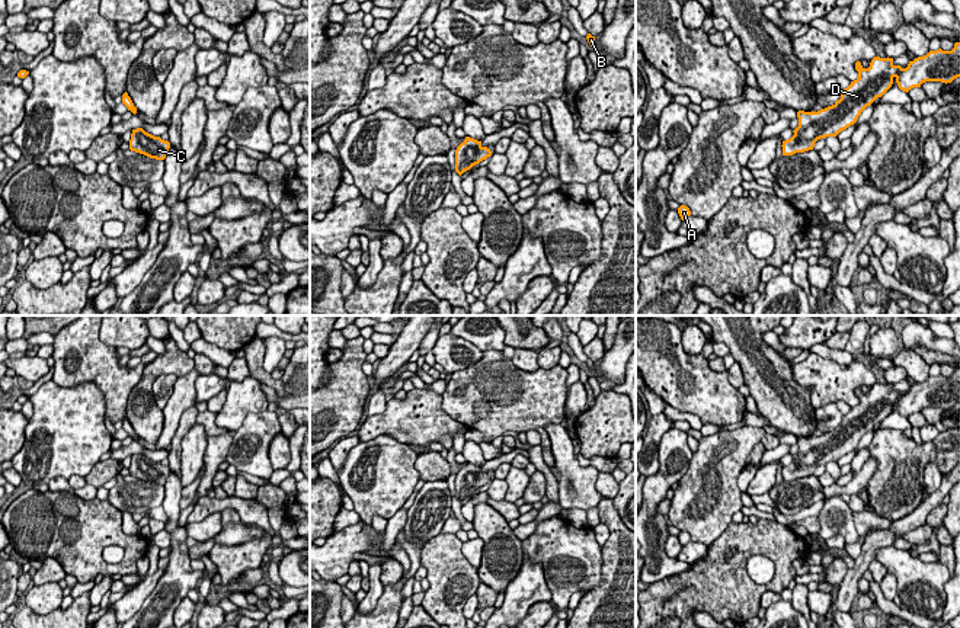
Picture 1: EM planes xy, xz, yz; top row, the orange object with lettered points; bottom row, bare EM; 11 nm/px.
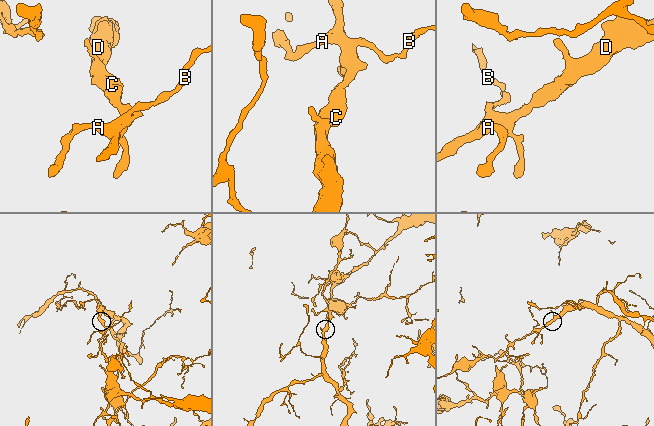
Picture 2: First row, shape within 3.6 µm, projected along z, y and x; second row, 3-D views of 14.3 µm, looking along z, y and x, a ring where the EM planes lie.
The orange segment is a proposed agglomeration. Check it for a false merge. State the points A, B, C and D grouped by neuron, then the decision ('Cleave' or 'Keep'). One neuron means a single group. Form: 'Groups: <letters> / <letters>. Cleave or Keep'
Groups: A B C D. Keep

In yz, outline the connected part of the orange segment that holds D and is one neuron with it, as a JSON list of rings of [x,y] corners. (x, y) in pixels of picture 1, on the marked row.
[[[960,42],[951,51],[929,51],[909,61],[906,68],[893,64],[893,58],[874,57],[868,68],[855,63],[858,78],[844,89],[841,99],[817,112],[799,110],[799,126],[790,140],[783,141],[783,156],[813,150],[820,138],[836,137],[854,125],[861,112],[881,97],[896,81],[899,89],[909,92],[925,81],[951,83],[960,77]]]

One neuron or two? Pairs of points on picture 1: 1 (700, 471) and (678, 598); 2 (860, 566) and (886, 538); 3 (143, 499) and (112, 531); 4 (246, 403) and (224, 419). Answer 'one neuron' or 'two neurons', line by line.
1: two neurons
2: one neuron
3: two neurons
4: one neuron

